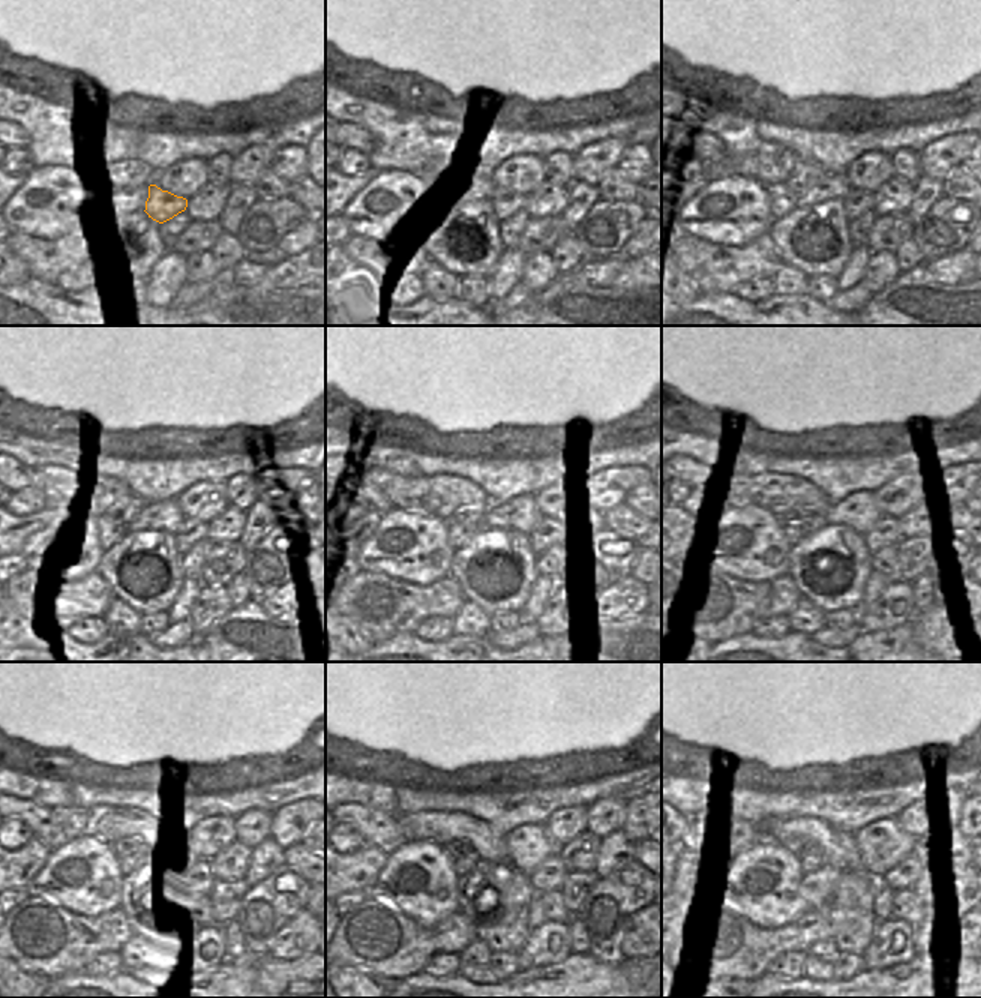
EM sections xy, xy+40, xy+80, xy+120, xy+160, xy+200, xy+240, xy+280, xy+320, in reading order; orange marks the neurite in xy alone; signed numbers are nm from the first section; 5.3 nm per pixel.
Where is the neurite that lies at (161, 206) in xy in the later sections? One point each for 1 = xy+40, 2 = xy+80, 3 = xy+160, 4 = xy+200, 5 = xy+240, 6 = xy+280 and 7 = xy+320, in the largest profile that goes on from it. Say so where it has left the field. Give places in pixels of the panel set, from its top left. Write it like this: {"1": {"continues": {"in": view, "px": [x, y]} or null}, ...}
{"1": {"continues": {"in": "xy+40", "px": [503, 203]}}, "2": {"continues": {"in": "xy+80", "px": [857, 203]}}, "3": {"continues": {"in": "xy+160", "px": [546, 533]}}, "4": {"continues": {"in": "xy+200", "px": [884, 533]}}, "5": {"continues": {"in": "xy+240", "px": [204, 875]}}, "6": {"continues": {"in": "xy+280", "px": [551, 875]}}, "7": {"continues": {"in": "xy+320", "px": [905, 875]}}}

